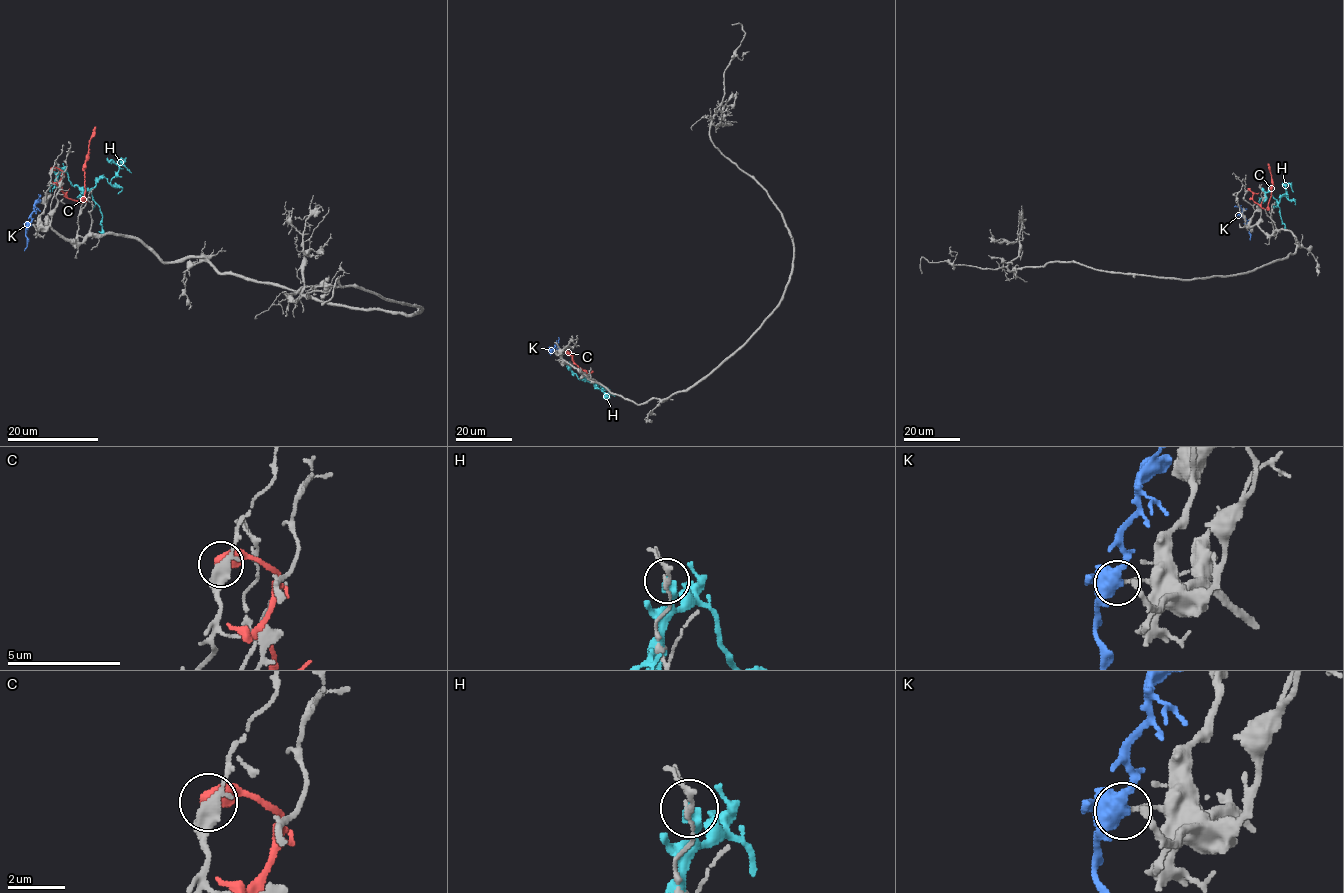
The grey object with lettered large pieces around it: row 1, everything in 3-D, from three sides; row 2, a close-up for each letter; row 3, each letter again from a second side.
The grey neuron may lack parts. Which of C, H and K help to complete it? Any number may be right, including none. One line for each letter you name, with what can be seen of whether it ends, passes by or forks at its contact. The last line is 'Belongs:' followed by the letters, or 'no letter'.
Belongs: no letter

